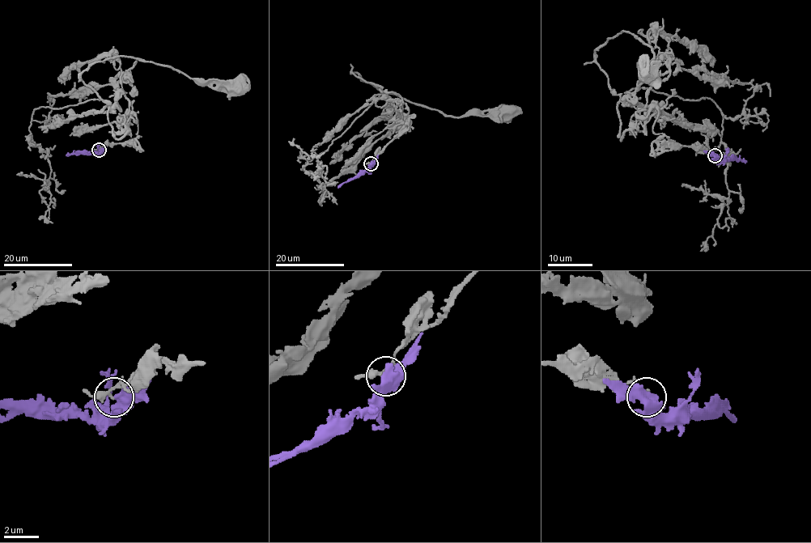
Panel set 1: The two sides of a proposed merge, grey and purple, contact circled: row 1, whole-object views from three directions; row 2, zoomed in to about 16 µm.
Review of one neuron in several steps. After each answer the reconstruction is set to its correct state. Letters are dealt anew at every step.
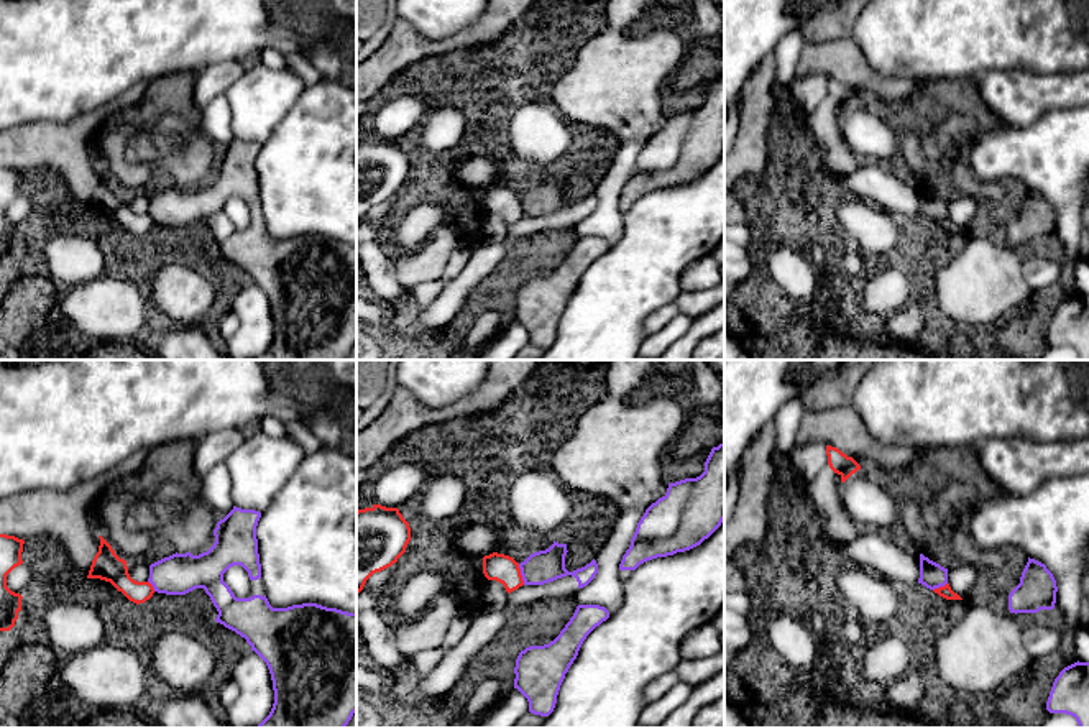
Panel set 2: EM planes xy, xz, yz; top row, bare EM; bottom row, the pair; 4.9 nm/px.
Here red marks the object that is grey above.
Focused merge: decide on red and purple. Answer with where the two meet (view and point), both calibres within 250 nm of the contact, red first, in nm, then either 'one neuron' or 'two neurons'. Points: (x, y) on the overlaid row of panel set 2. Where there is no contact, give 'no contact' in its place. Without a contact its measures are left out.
contact xz (519, 574); calibres 140 and 160 nm; one neuron

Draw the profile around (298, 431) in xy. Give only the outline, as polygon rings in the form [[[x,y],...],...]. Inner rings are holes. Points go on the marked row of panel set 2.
[[[286,422],[286,432],[294,439],[306,452],[306,455],[320,450],[322,442],[310,432],[310,429],[302,422]]]

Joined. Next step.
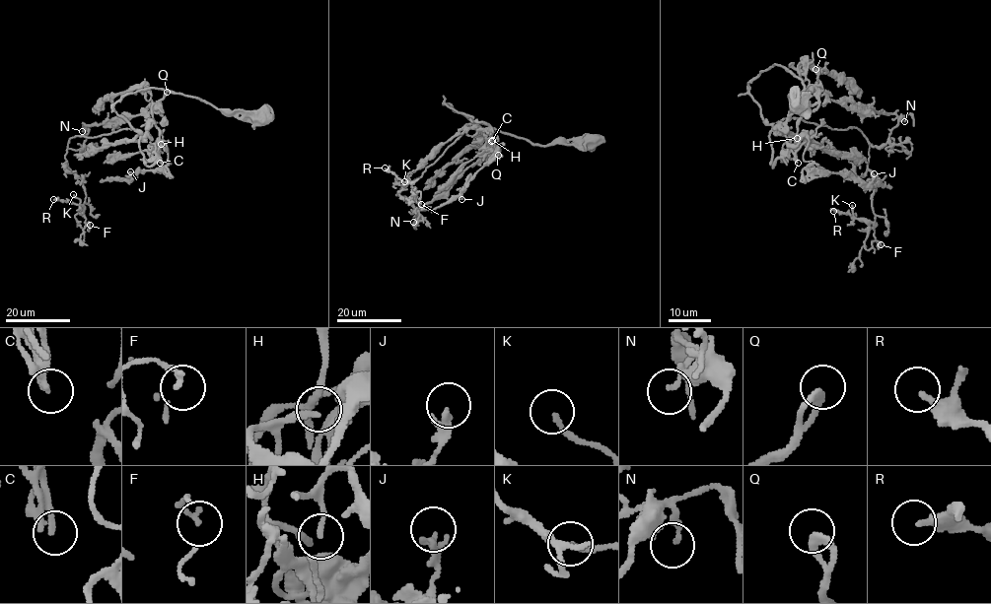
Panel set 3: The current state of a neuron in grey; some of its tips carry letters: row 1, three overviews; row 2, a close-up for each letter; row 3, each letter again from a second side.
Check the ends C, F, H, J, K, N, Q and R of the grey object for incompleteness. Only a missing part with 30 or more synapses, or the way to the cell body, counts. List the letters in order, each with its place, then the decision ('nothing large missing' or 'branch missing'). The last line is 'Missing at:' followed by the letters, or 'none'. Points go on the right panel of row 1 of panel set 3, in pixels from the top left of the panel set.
C: (798, 163) | nothing large missing
F: (881, 244) | nothing large missing
H: (797, 138) | nothing large missing
J: (874, 173) | nothing large missing
K: (852, 205) | nothing large missing
N: (904, 121) | nothing large missing
Q: (815, 69) | nothing large missing
R: (833, 211) | nothing large missing
Missing at: none

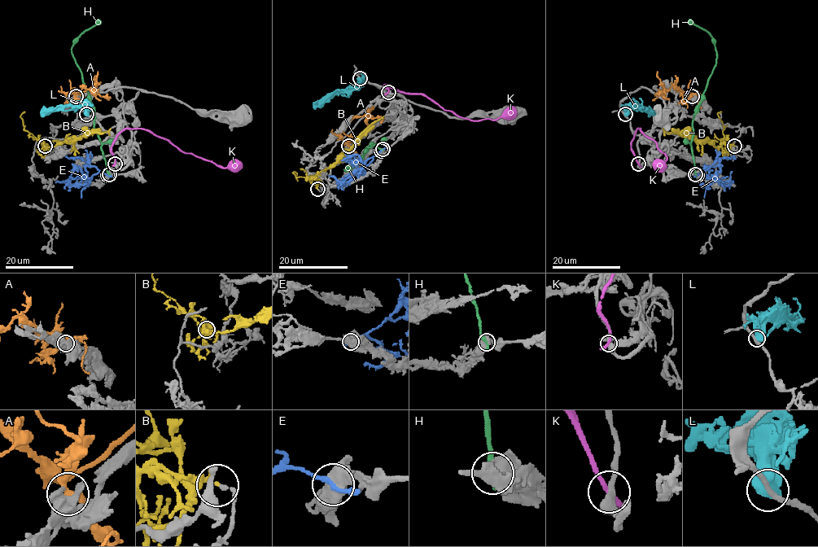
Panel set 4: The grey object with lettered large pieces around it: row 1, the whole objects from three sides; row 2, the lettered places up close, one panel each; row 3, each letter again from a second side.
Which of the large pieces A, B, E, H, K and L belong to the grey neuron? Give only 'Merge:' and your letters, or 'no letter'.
Merge: B

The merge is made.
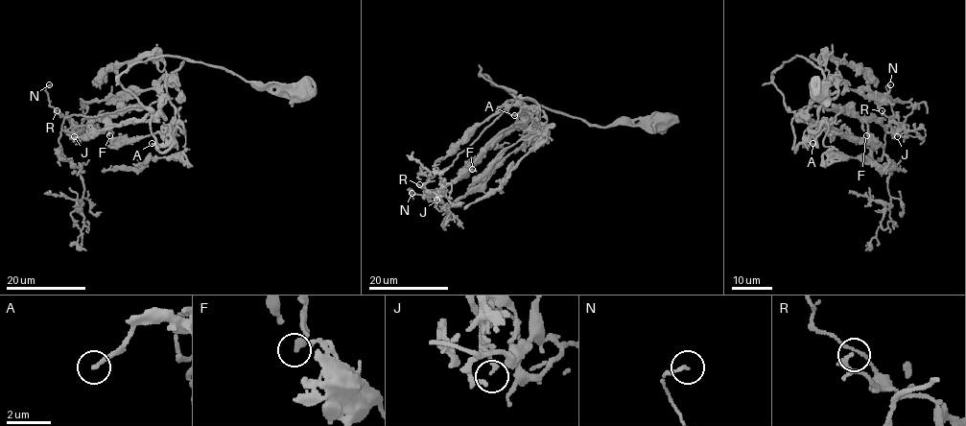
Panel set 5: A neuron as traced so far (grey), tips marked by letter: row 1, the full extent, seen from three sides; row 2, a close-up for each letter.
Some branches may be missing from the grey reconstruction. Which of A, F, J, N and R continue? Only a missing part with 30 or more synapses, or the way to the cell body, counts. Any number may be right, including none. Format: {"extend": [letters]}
{"extend": ["A"]}

